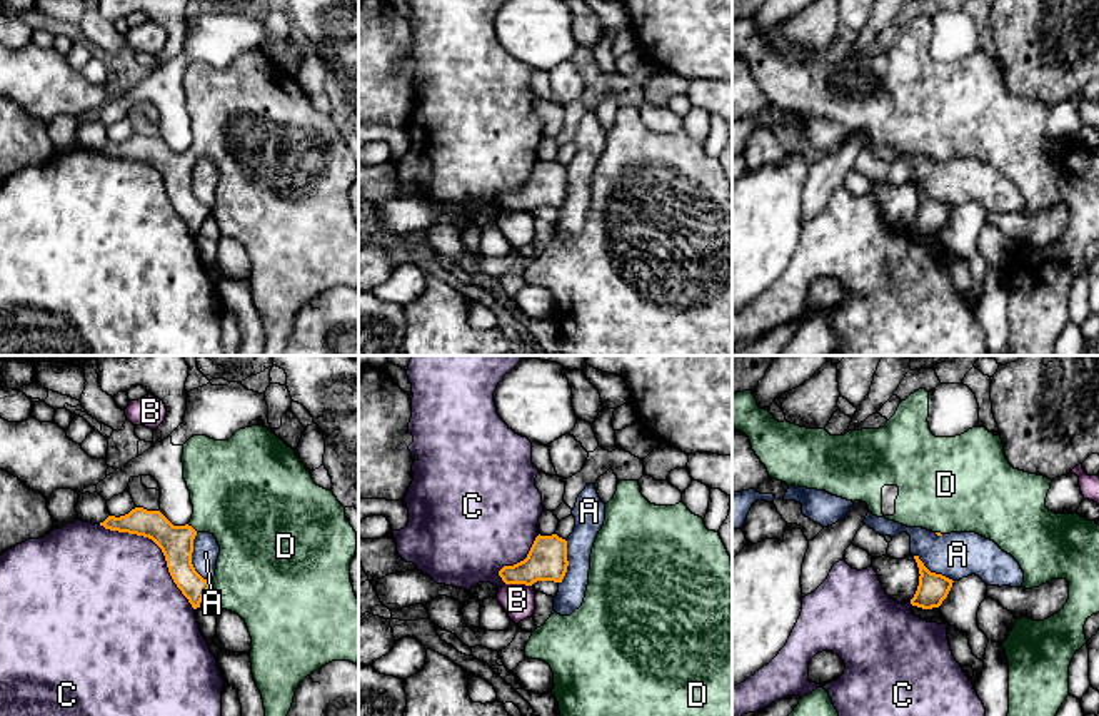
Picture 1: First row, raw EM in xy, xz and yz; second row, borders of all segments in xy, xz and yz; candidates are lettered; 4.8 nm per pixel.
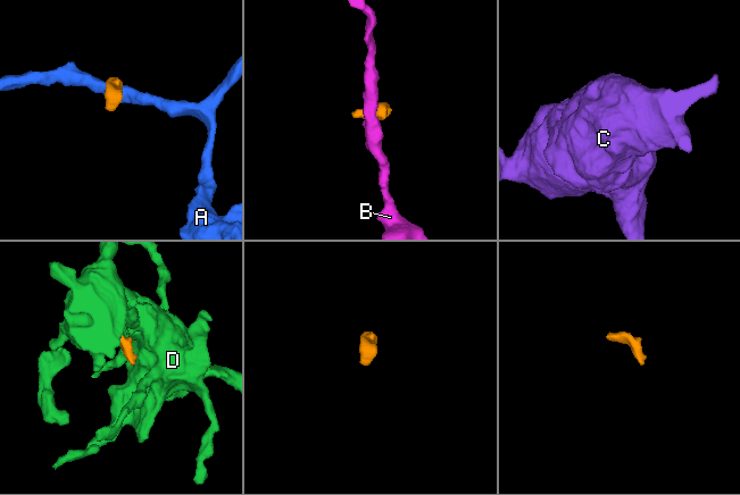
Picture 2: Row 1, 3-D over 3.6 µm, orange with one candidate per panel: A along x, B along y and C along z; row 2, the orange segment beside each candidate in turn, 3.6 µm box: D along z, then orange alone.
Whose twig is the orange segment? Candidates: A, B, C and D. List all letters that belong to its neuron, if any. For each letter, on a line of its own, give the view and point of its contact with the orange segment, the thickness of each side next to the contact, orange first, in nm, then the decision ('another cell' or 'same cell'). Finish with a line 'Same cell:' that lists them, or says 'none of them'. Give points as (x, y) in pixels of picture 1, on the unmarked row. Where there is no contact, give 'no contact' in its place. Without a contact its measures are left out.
A: meets orange in xy at (190, 186); 160 nm thick on the orange side, 130 nm on the other; another cell
B: meets orange in xz at (519, 209); 190 nm thick on the orange side, 160 nm on the other; another cell
C: meets orange in xy at (159, 172); 160 nm thick on the orange side, 480 nm on the other; another cell
D: meets orange in xy at (190, 152); 160 nm thick on the orange side, 400 nm on the other; same cell
Same cell: D

